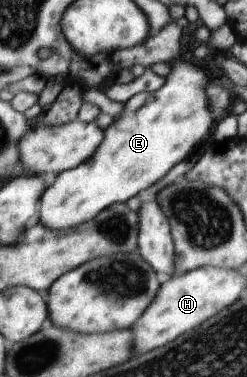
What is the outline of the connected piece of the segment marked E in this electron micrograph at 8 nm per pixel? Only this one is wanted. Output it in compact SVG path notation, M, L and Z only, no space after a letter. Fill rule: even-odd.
M174 22L169 23L156 33L151 34L147 40L129 49L119 49L110 54L109 61L121 66L130 64L135 59L141 65L151 65L155 62L165 62L169 64L169 74L165 76L165 82L161 88L149 93L137 93L122 103L122 111L112 118L111 124L103 130L103 140L97 148L97 152L82 162L75 165L75 168L67 169L65 173L59 173L53 183L45 188L40 197L40 210L38 220L42 226L52 231L62 232L82 222L91 221L103 209L107 209L115 203L125 203L128 198L135 196L137 192L145 190L153 182L157 182L161 176L165 176L177 162L187 158L192 154L193 148L199 146L201 142L209 140L209 130L213 124L207 96L205 96L205 86L209 82L207 74L185 62L181 53L179 54L179 34L180 27Z

